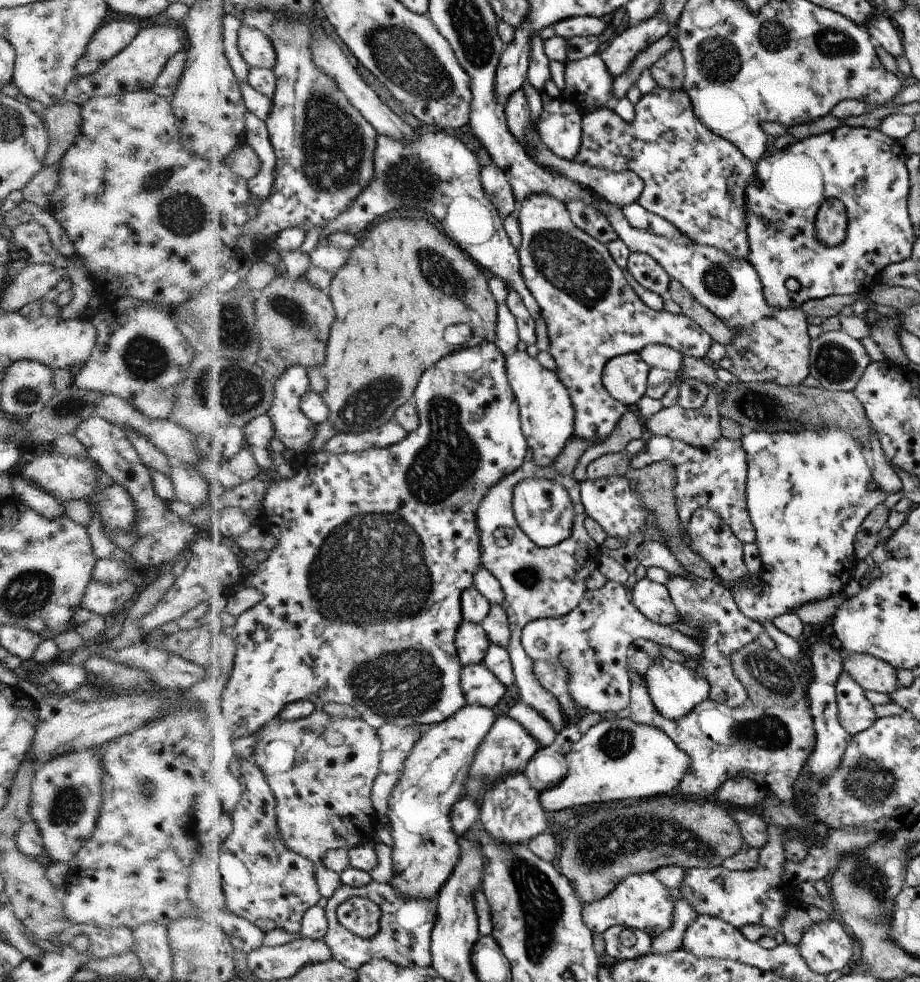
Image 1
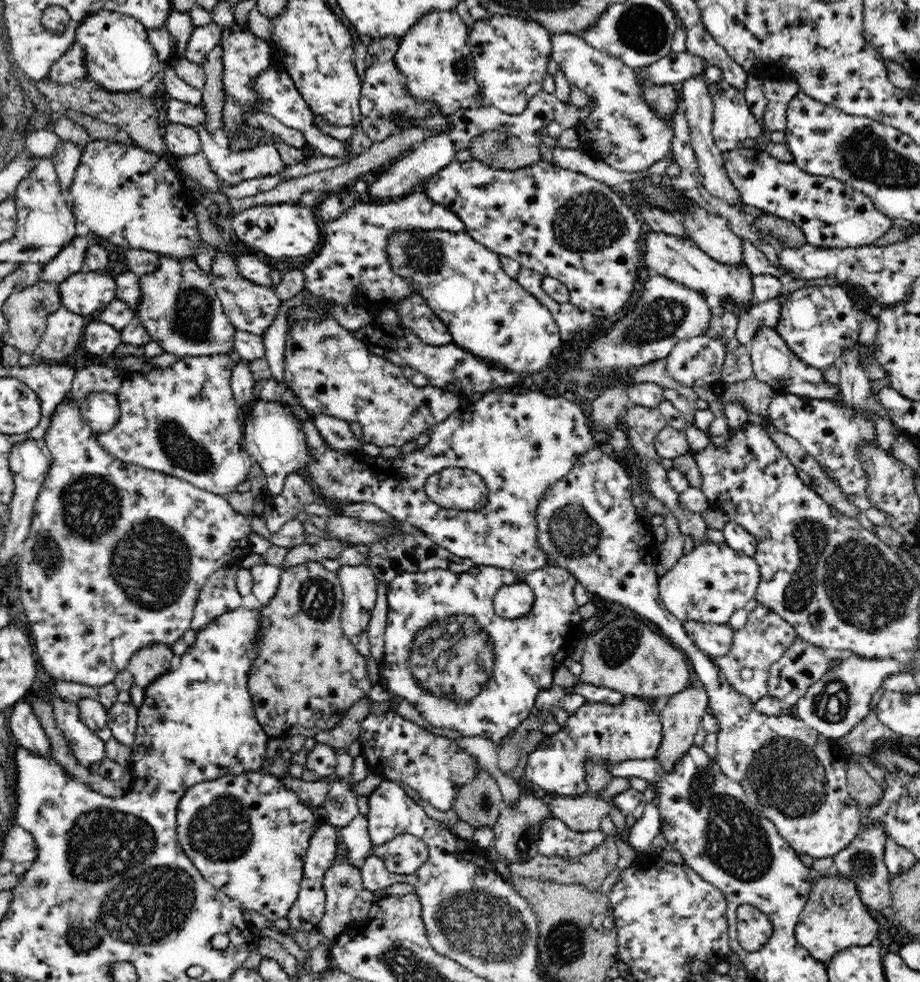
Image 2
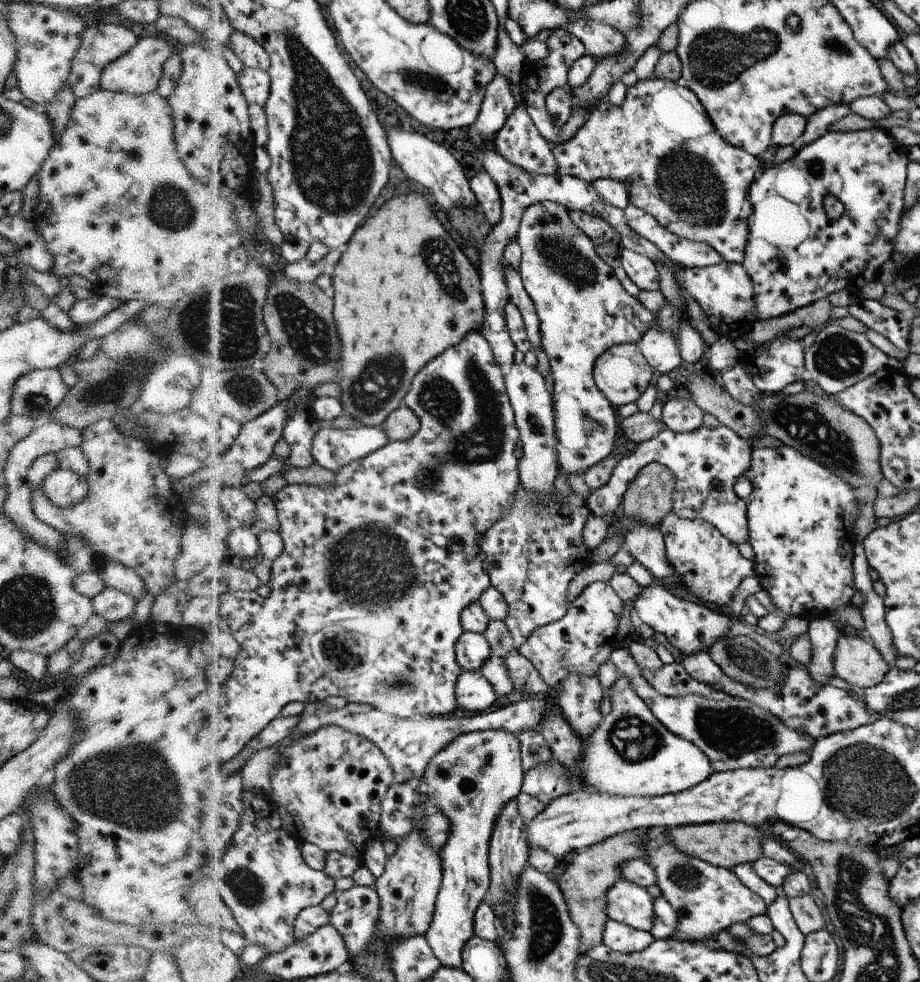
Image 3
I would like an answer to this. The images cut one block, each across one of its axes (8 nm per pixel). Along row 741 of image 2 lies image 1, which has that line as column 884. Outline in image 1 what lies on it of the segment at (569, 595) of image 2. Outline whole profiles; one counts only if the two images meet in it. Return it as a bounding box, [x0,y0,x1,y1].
[730,424,889,622]

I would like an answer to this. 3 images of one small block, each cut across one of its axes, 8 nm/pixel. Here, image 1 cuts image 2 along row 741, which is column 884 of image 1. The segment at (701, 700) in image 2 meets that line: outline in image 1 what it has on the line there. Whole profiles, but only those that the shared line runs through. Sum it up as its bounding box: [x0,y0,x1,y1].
[844,653,898,694]

